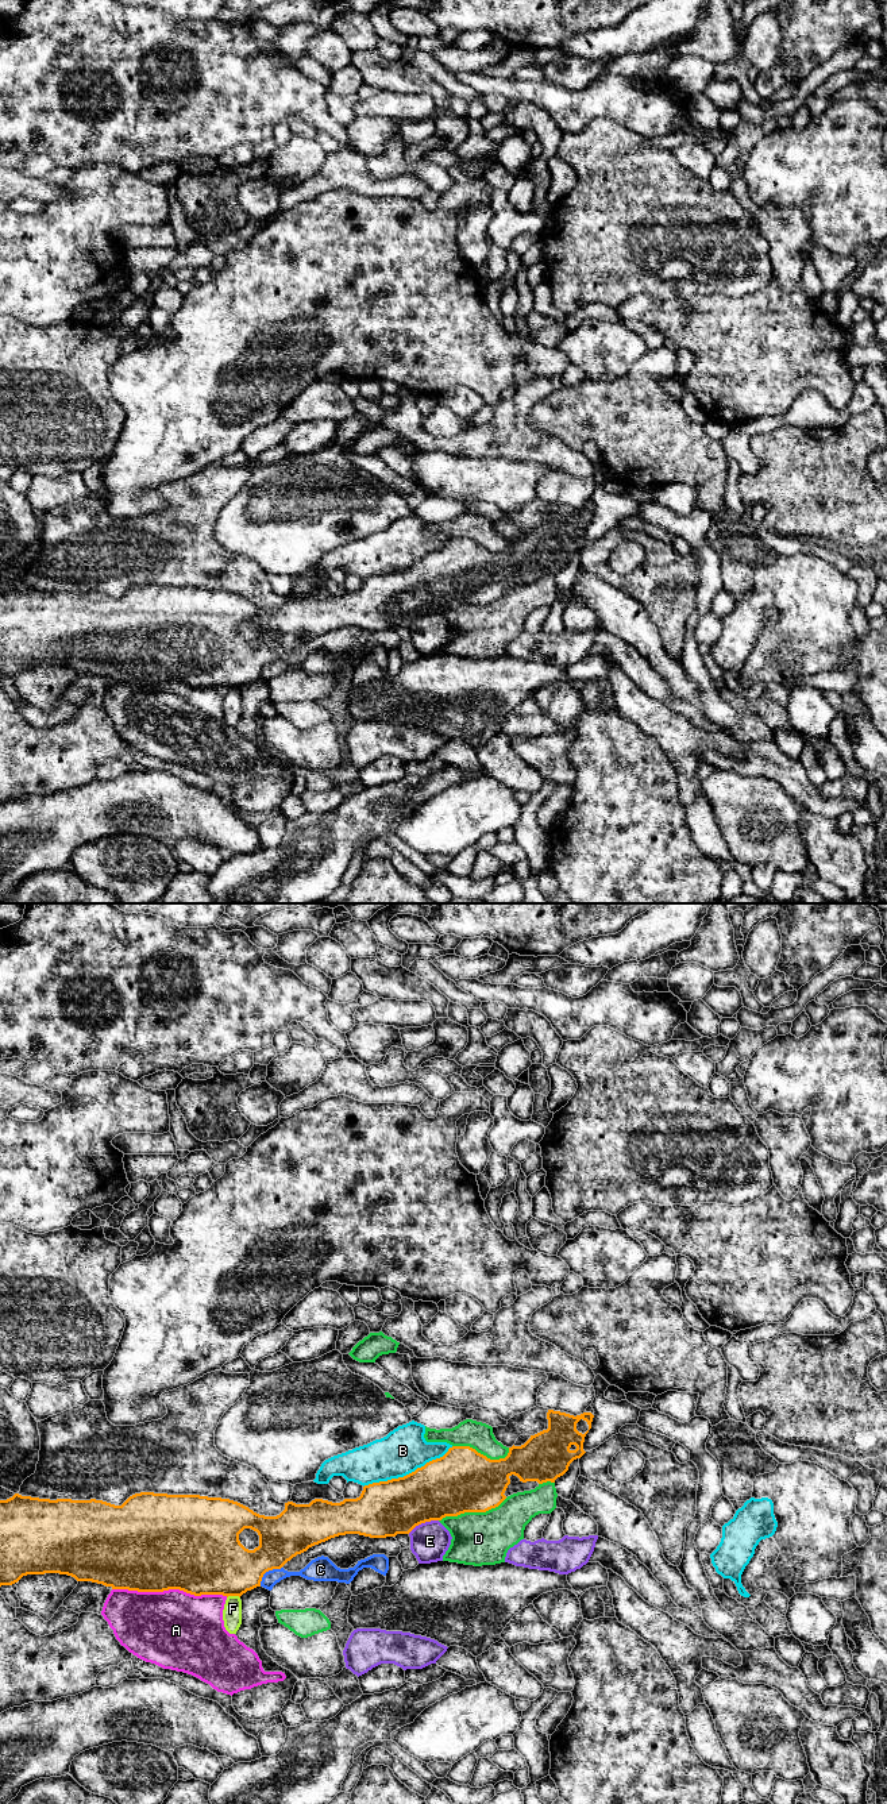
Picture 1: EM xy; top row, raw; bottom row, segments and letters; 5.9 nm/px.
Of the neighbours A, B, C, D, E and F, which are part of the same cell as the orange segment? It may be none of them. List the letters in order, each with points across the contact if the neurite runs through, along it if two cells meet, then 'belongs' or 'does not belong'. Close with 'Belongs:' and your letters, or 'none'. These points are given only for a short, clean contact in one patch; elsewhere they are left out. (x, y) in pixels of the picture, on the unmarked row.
A: does not belong
B: does not belong
C: does not belong
D: does not belong
E: does not belong
F: along xy (239, 689), (227, 690) | does not belong
Belongs: none

